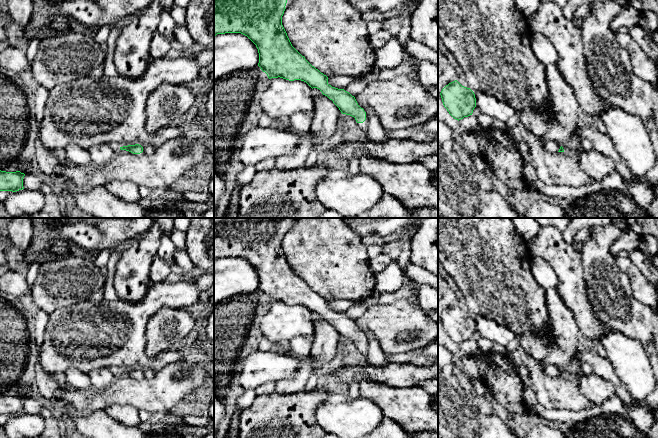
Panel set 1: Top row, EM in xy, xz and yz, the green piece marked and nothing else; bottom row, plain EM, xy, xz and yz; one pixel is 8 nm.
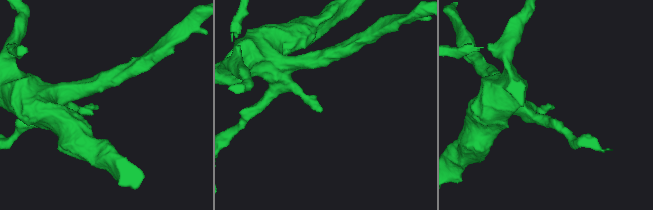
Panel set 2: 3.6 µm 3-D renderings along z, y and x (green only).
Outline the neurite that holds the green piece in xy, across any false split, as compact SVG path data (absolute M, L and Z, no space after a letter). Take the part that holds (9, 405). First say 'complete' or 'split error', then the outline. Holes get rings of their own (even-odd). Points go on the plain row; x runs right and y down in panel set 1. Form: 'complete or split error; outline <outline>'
complete; outline M0 394L0 415L16 416L24 413L23 402L25 398L20 395L6 396Z

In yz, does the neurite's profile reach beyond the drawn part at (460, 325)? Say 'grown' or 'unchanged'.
unchanged

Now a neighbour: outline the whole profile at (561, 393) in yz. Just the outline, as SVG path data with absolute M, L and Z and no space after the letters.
M520 345L507 356L515 367L524 366L528 369L531 377L530 386L536 394L538 403L545 409L582 411L592 406L580 392L576 379L547 375L540 368L542 362L527 354Z

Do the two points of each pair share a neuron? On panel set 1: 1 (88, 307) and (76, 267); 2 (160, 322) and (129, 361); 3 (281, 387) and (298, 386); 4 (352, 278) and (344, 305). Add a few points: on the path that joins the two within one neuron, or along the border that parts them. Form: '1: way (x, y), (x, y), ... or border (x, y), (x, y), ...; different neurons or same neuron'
1: border (89, 298), (80, 301), (74, 307); different neurons
2: border (149, 317), (146, 323), (146, 354), (154, 357); different neurons
3: way (285, 386), (294, 386); same neuron
4: border (334, 299), (348, 299), (354, 303); different neurons

